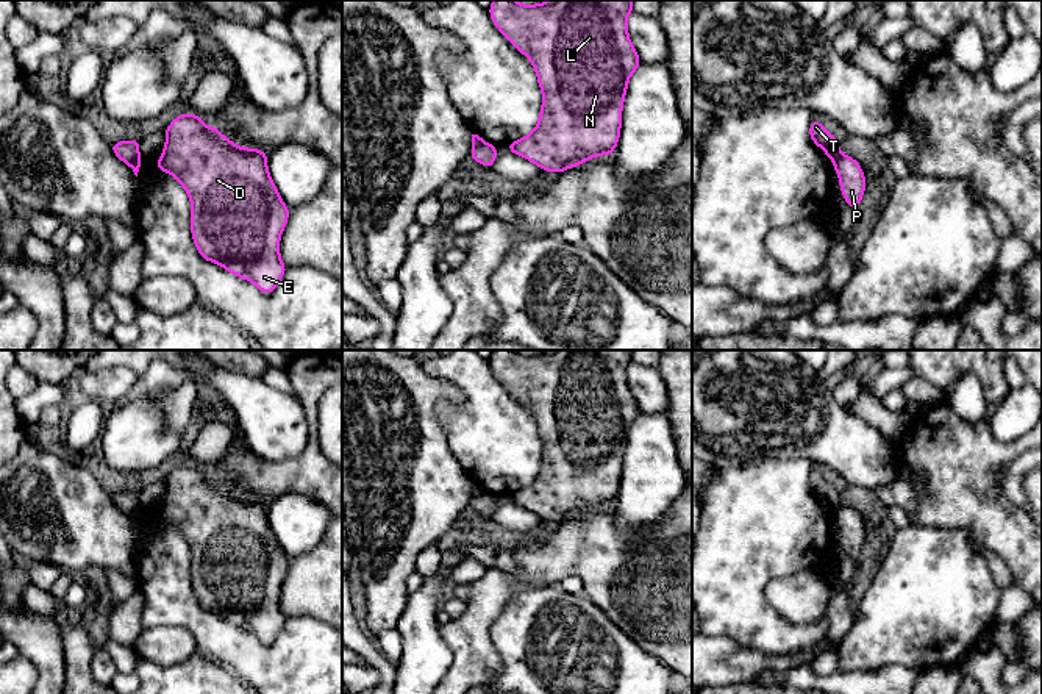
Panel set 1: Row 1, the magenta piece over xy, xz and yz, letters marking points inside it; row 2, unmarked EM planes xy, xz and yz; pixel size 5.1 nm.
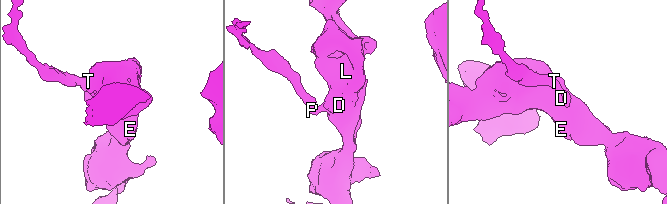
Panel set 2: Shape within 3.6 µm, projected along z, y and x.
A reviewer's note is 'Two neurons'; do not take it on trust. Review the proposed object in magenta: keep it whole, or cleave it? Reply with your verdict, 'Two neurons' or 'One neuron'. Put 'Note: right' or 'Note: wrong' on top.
Note: right
Two neurons

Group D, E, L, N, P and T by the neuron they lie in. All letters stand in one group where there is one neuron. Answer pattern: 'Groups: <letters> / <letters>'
Groups: D E L N P / T

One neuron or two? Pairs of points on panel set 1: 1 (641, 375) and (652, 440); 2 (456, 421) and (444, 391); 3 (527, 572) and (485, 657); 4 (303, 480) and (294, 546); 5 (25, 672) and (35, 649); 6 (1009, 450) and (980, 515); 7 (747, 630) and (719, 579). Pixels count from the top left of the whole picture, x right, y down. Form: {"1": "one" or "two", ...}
{"1": "two", "2": "two", "3": "one", "4": "two", "5": "two", "6": "one", "7": "one"}

